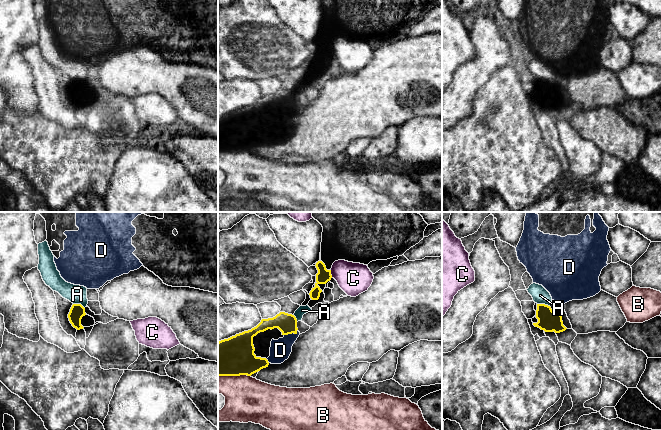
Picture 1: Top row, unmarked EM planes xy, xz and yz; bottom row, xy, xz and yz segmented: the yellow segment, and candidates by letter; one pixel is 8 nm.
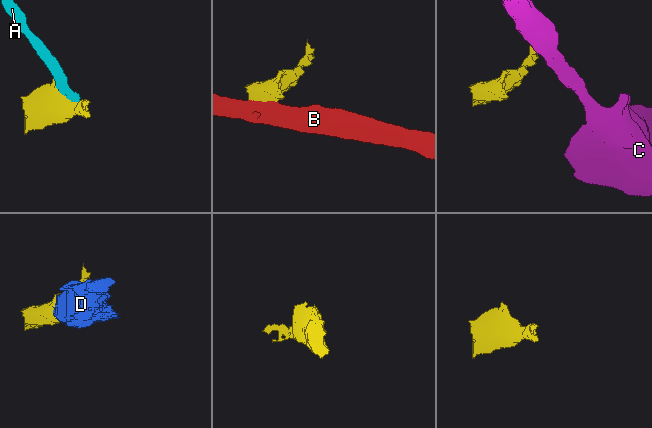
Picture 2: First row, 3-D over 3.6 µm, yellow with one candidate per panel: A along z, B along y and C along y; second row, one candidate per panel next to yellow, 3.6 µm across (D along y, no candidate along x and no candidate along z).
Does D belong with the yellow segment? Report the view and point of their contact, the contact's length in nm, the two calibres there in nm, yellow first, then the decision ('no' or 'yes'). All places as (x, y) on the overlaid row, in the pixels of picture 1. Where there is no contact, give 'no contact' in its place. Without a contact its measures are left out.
meets yellow in xz at (291, 333); contact 120 nm long; 160 nm thick on the yellow side, 170 nm on the other; no

